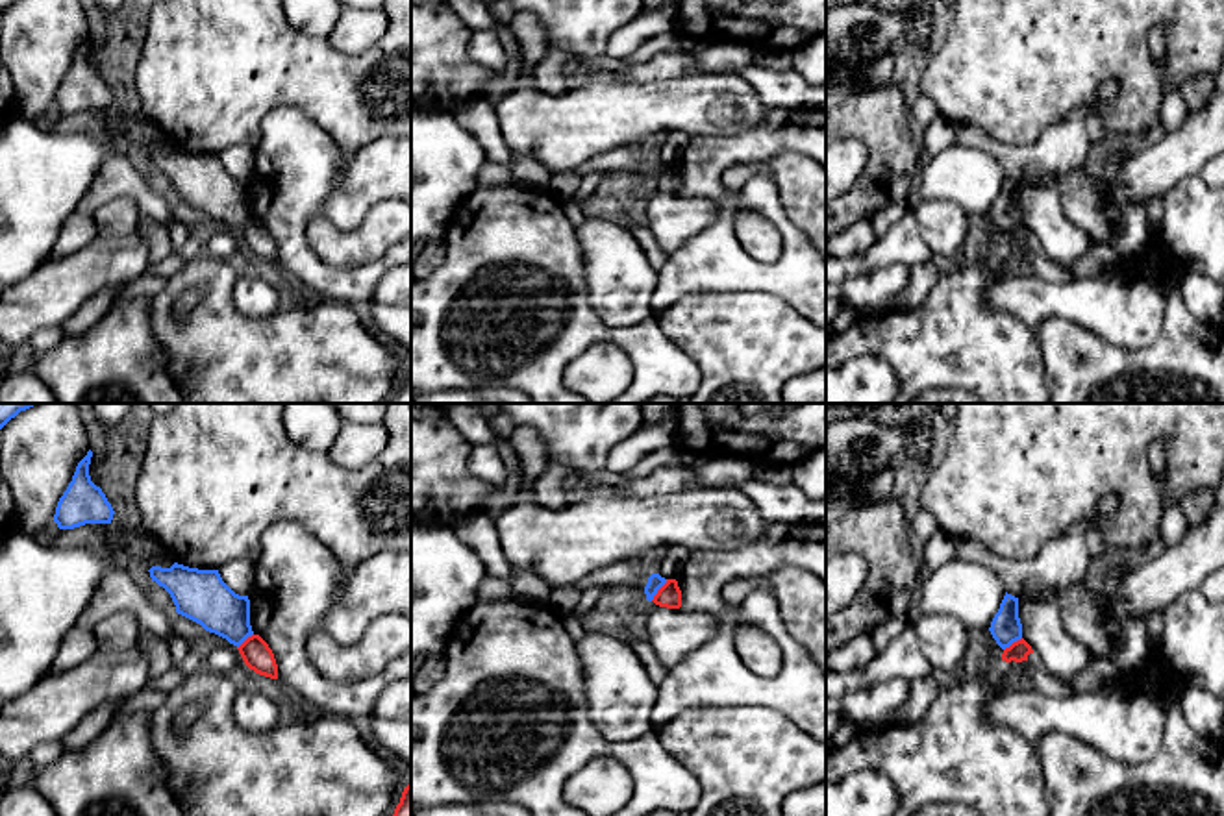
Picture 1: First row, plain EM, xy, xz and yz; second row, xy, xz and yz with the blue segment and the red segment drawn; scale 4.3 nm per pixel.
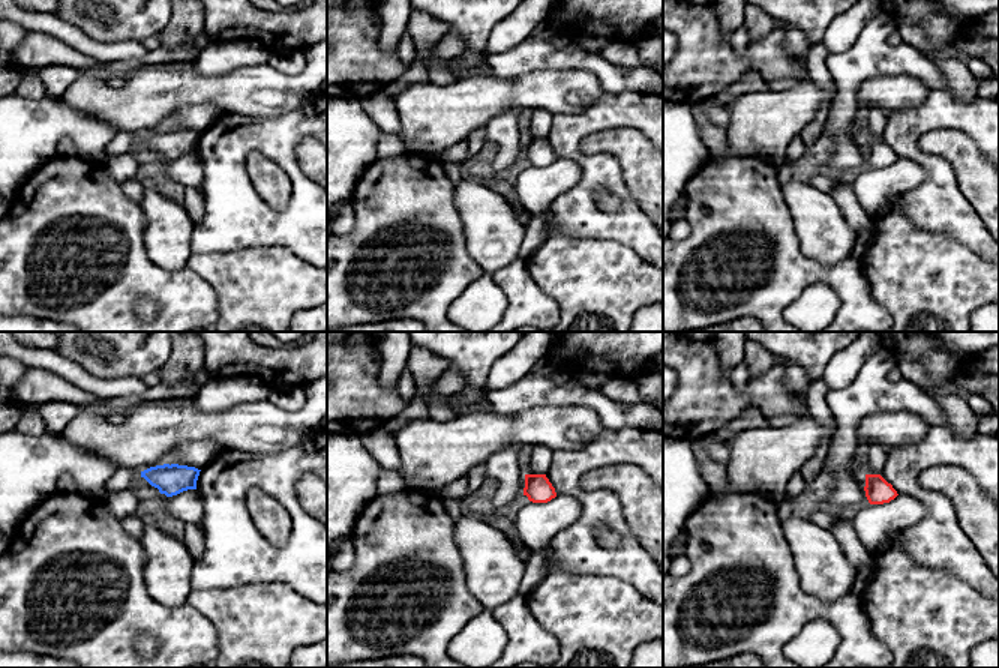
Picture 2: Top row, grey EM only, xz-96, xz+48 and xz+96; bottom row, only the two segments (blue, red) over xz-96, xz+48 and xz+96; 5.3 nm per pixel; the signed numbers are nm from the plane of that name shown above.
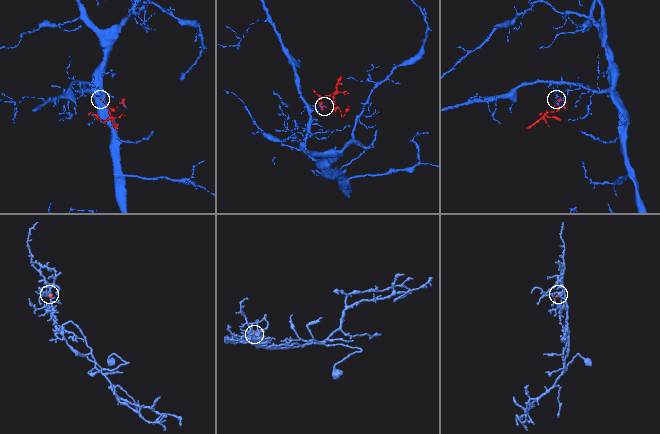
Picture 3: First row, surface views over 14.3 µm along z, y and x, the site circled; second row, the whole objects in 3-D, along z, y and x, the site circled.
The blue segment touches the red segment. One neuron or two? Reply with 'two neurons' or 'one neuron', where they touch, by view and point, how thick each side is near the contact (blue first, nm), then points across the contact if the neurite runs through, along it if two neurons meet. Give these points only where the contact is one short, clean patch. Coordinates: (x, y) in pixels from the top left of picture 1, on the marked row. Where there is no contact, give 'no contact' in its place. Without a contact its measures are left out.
two neurons; contact xz (658, 589); calibres 70 and 100 nm; border xz (667, 580), (650, 600)

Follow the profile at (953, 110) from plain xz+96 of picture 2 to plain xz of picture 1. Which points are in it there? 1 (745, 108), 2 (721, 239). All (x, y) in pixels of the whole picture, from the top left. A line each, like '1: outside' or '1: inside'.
1: outside
2: inside

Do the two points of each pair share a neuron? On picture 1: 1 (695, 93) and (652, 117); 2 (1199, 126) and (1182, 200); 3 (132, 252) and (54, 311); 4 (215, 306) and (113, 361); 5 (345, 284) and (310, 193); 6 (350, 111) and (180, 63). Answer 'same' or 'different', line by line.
1: same
2: different
3: same
4: different
5: same
6: same

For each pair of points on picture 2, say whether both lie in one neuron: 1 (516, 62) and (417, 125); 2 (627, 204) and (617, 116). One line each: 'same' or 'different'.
1: different
2: same

